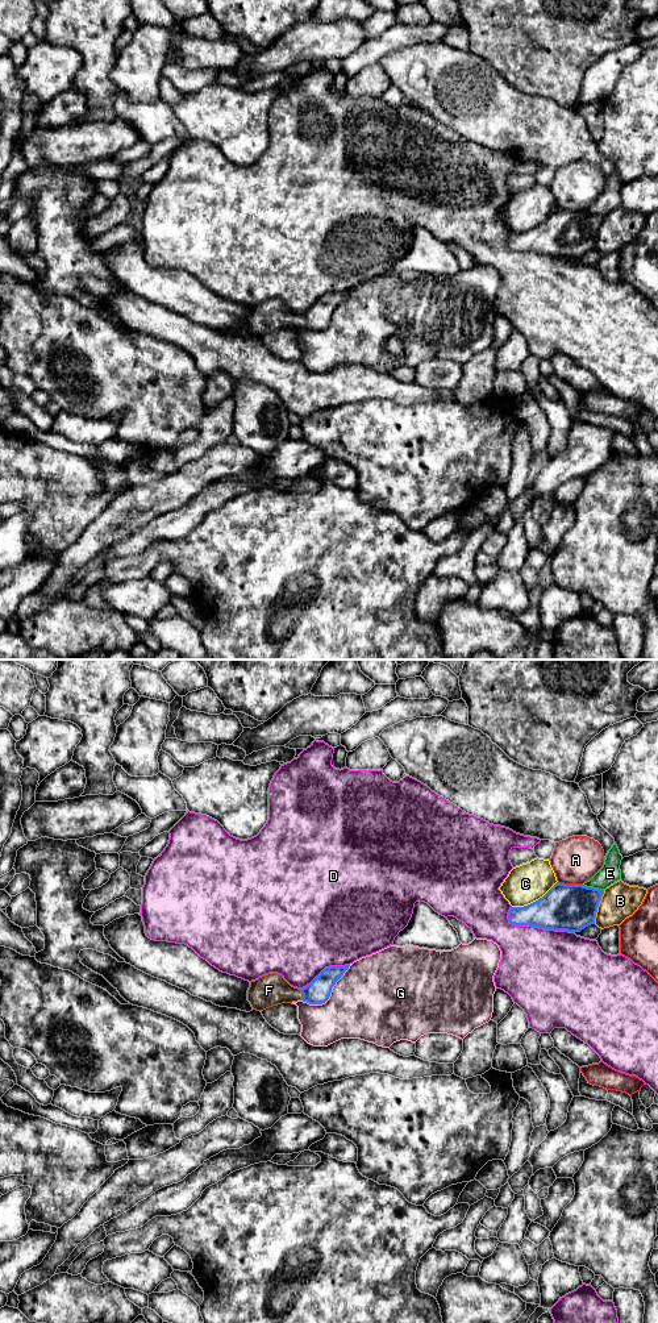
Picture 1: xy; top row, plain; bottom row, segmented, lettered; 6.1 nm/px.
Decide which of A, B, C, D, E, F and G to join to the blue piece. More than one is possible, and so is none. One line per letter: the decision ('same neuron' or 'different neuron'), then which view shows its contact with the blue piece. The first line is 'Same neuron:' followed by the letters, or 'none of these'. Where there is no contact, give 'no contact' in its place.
Same neuron: F
A: different neuron; meets blue in xy
B: different neuron; meets blue in xy
C: different neuron; meets blue in xy
D: different neuron; meets blue in xy
E: different neuron; meets blue in xy
F: same neuron; meets blue in xy
G: different neuron; meets blue in xy

